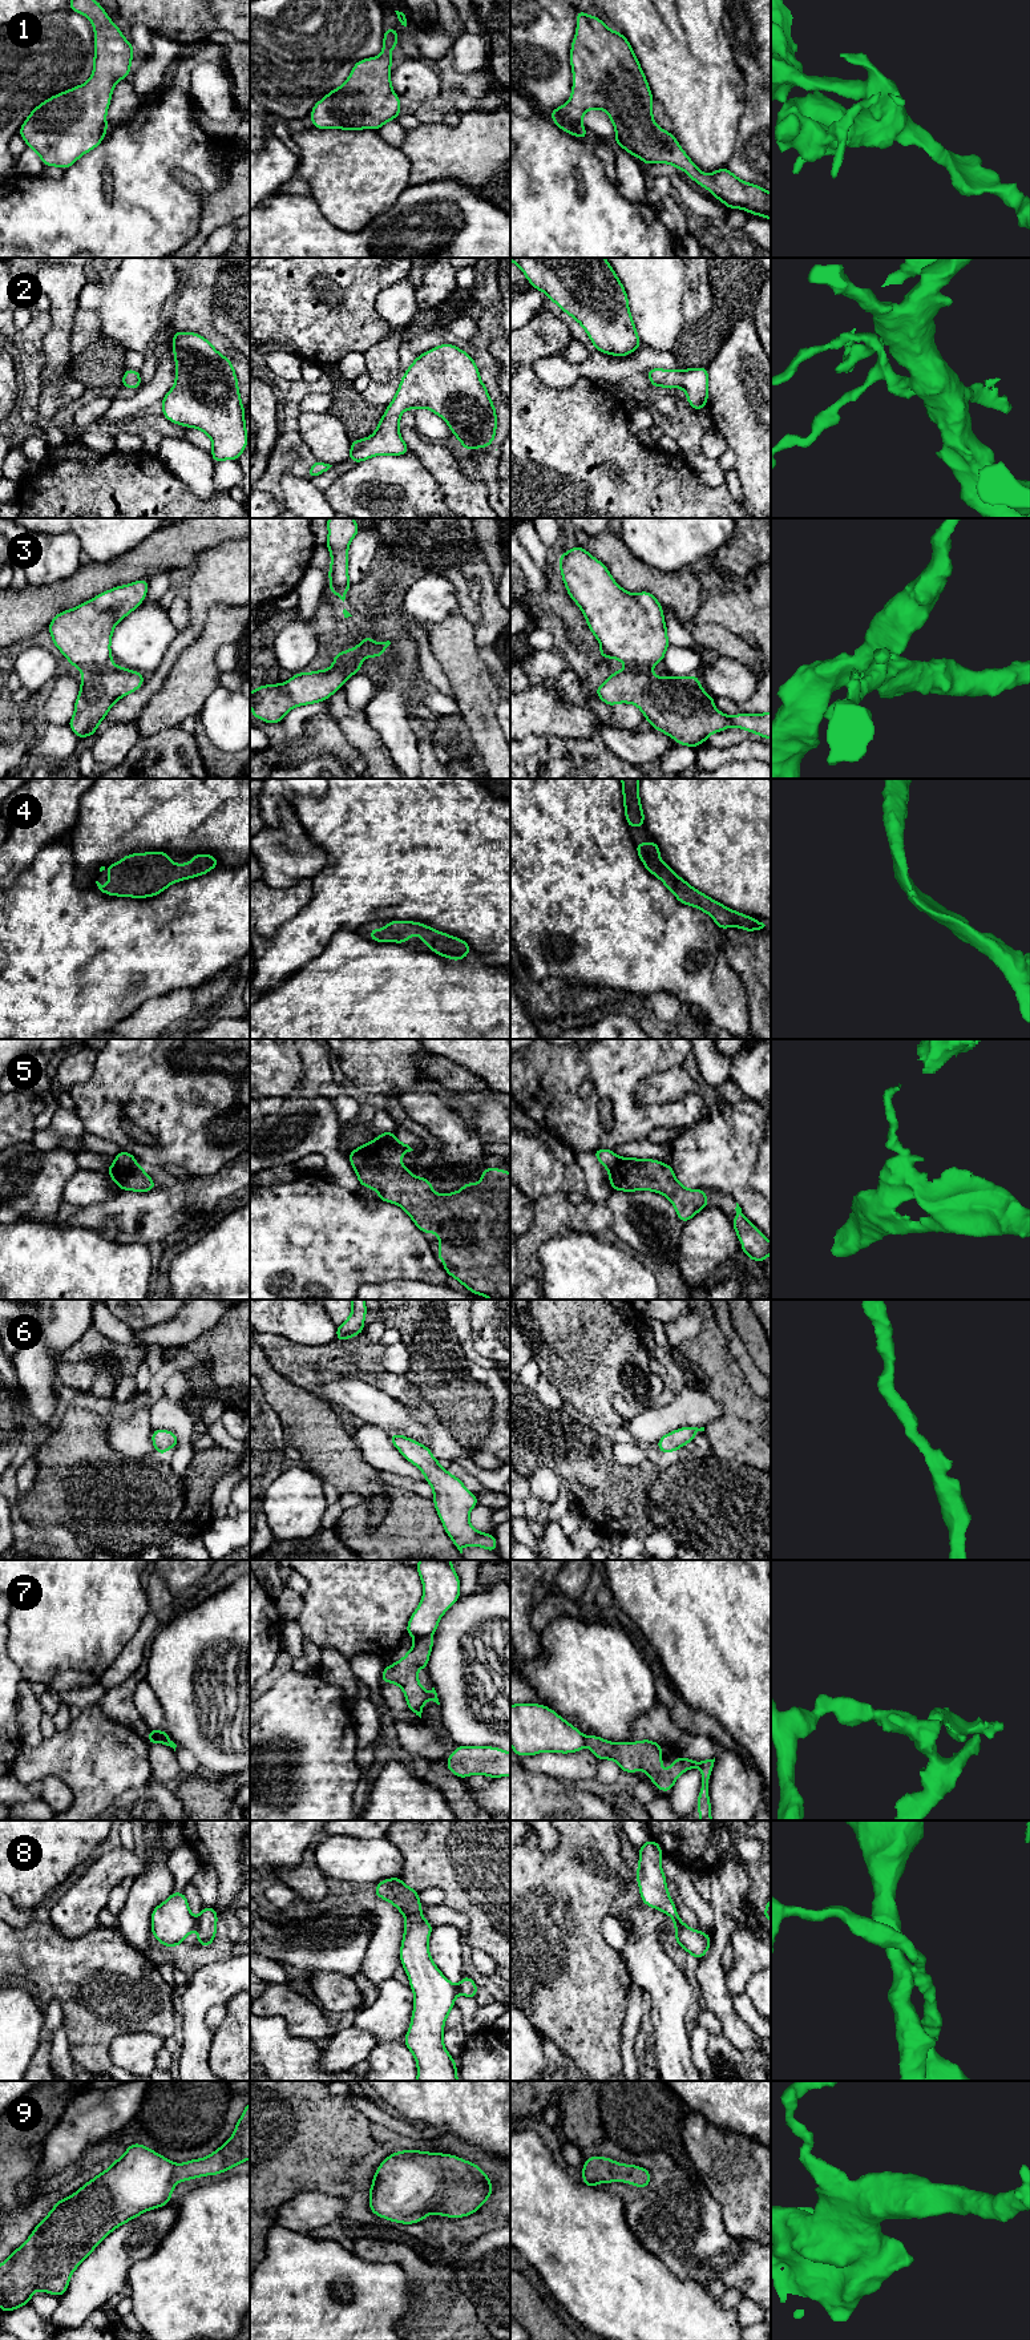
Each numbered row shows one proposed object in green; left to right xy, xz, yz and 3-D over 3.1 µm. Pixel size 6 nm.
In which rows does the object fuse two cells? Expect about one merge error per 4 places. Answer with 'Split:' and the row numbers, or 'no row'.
Split: 3, 5, 7, 8

